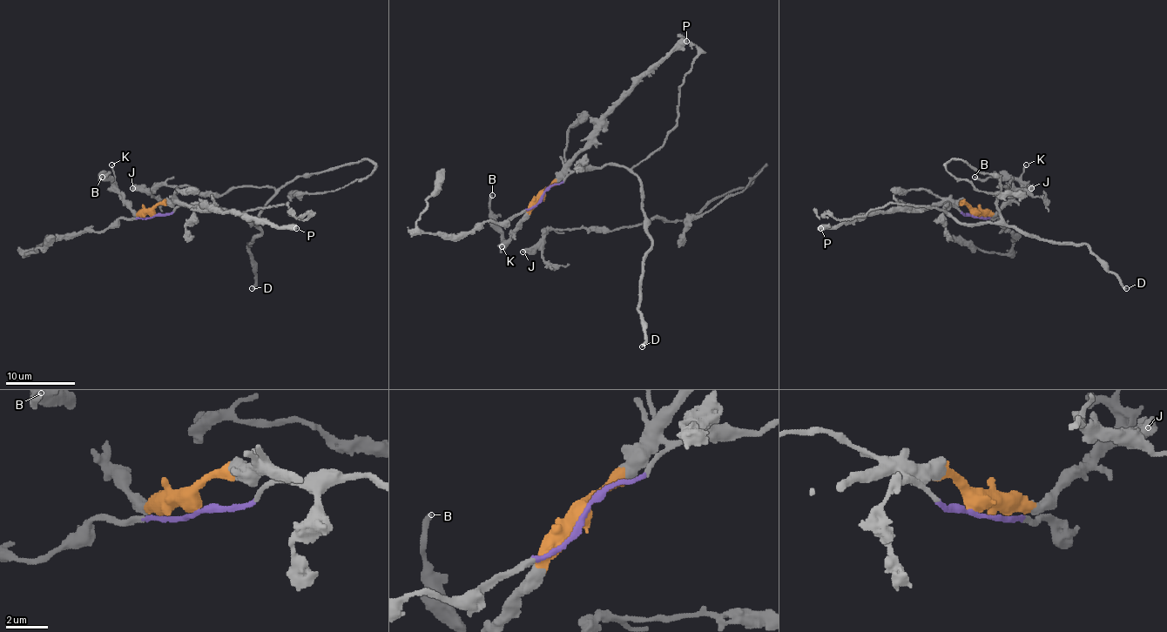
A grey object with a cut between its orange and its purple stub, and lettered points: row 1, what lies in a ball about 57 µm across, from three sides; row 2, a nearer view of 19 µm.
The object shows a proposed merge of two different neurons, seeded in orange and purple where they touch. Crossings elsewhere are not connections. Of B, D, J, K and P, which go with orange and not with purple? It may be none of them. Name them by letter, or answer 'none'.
B, K, P

